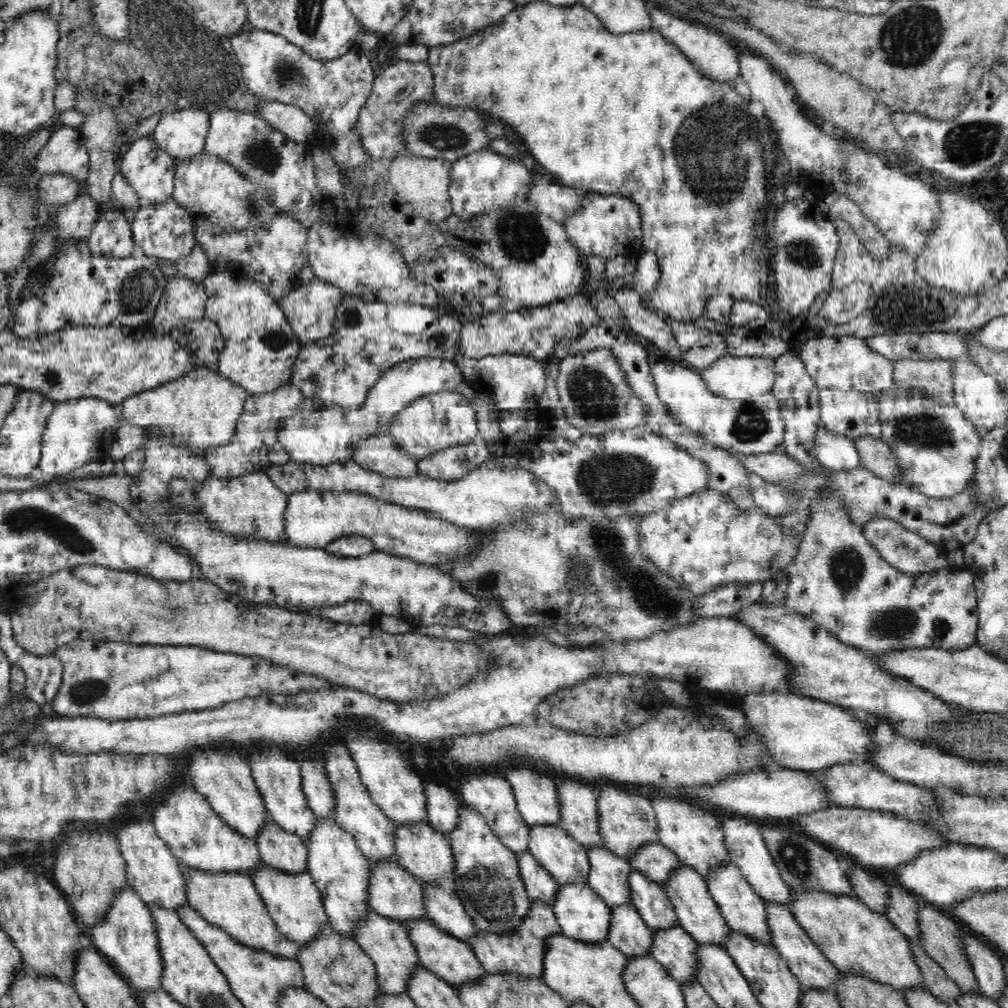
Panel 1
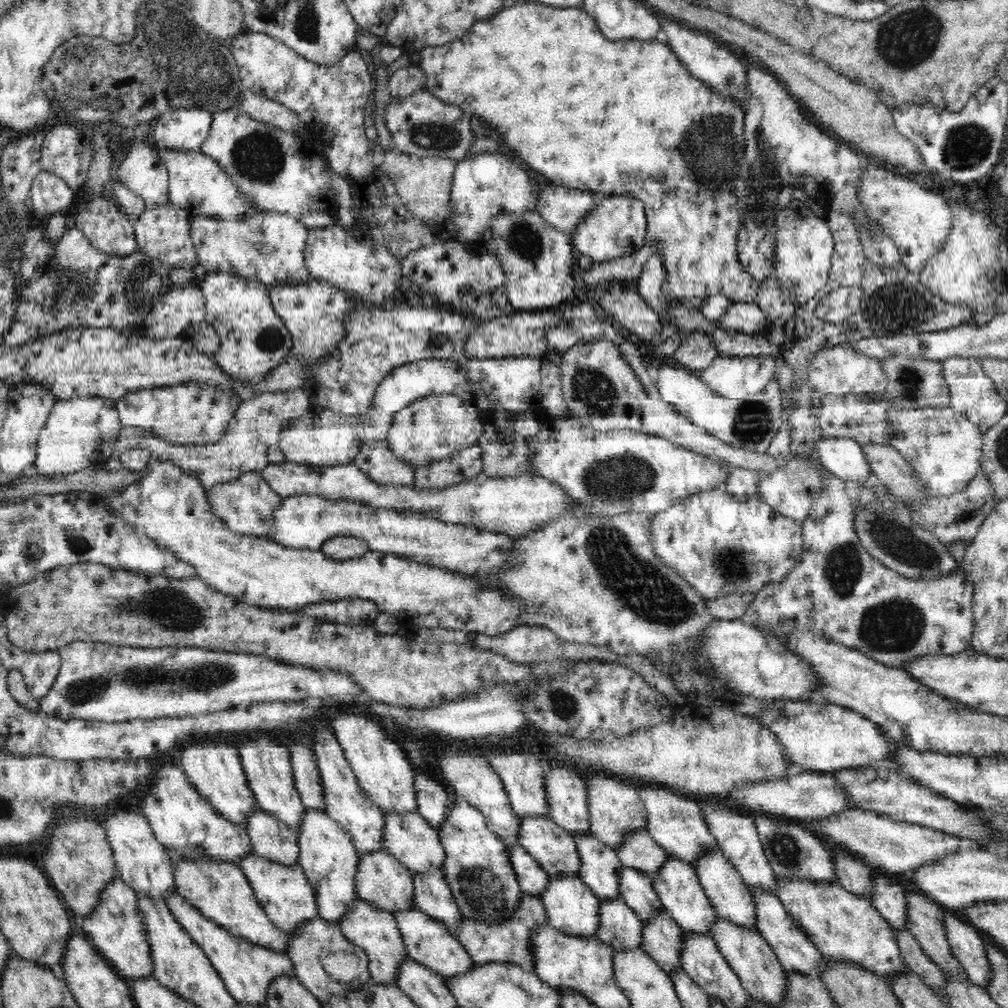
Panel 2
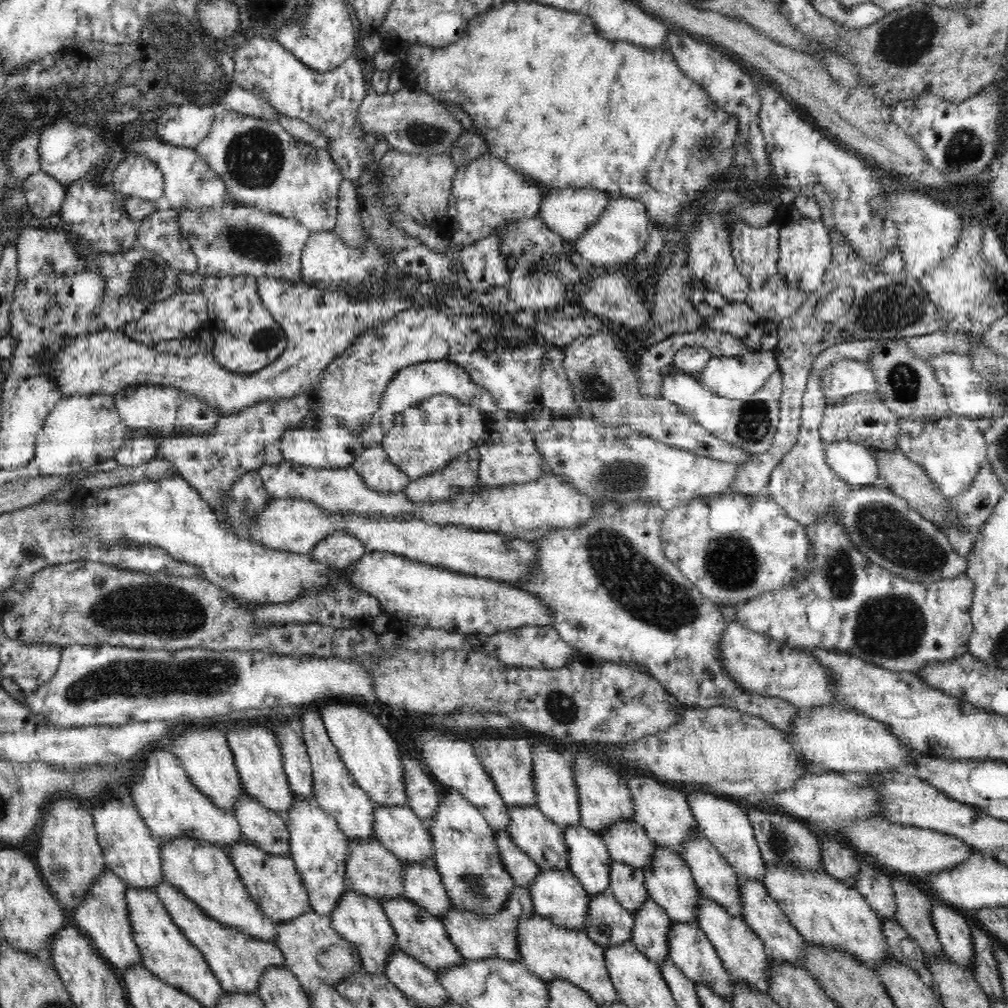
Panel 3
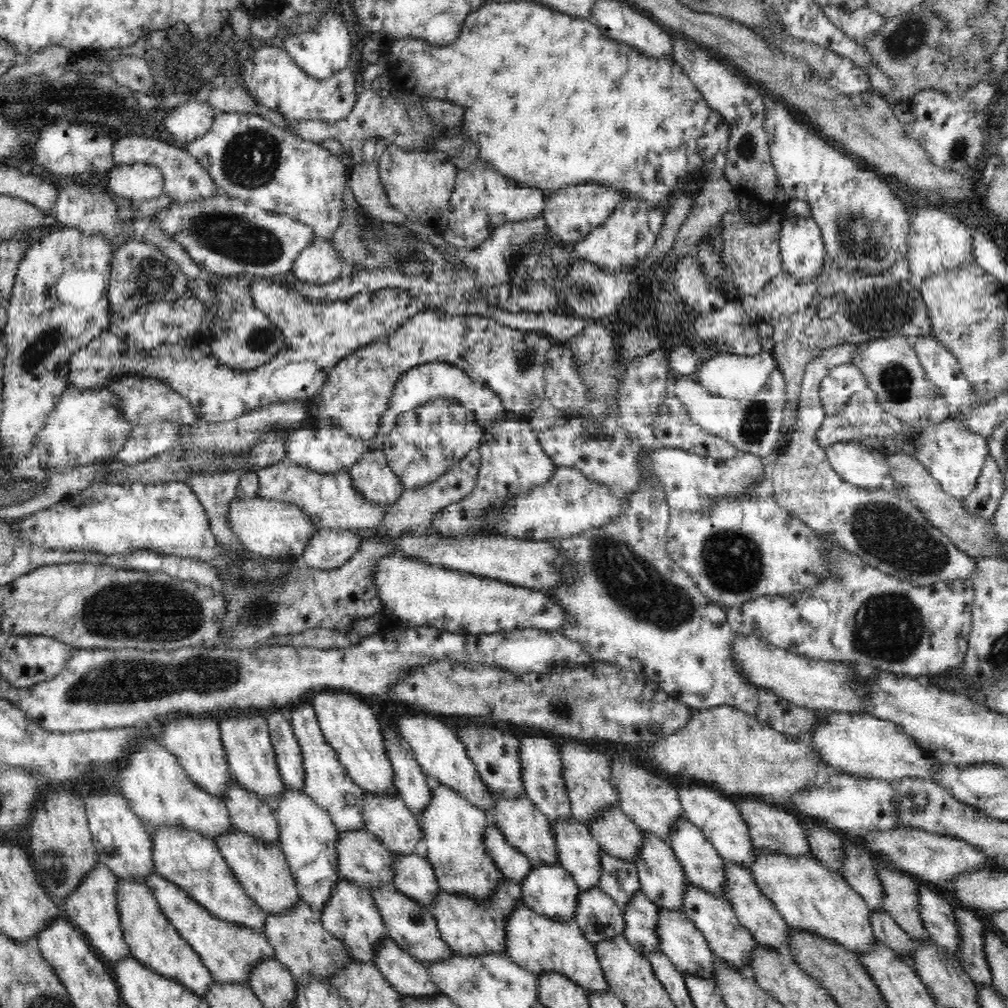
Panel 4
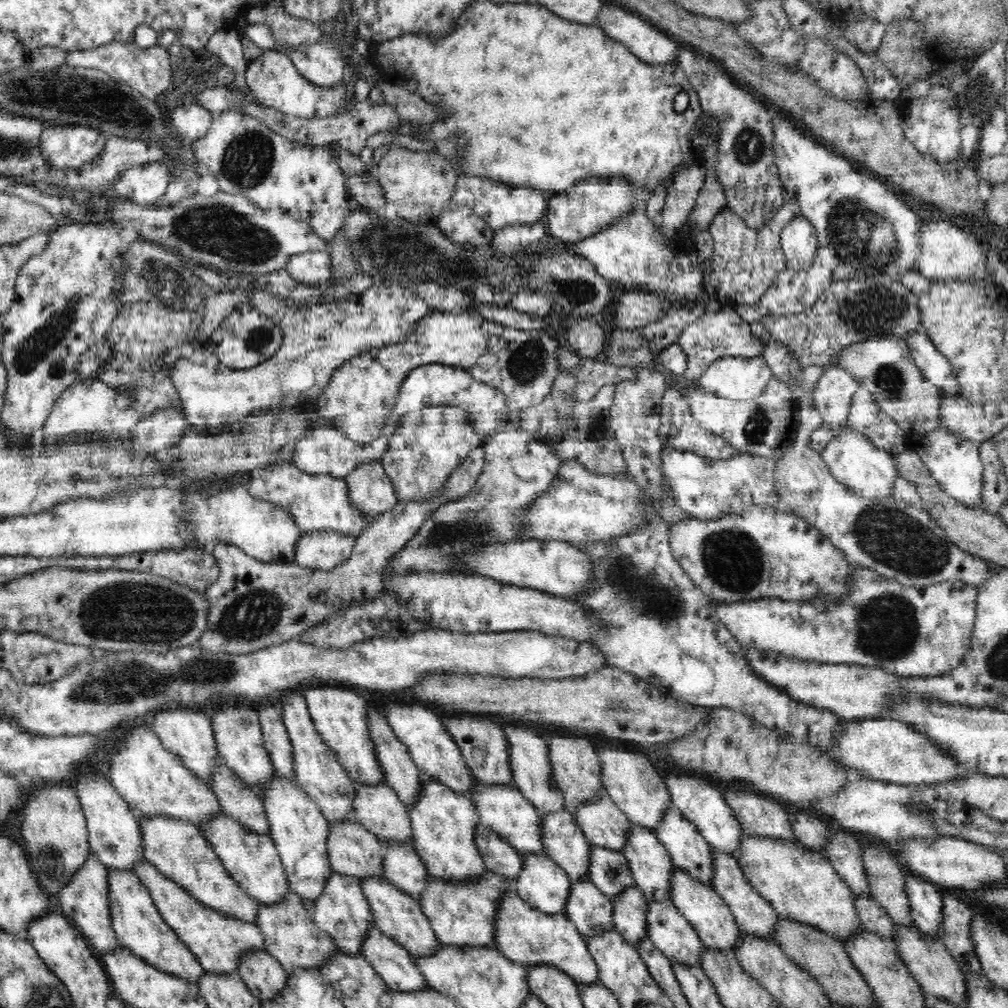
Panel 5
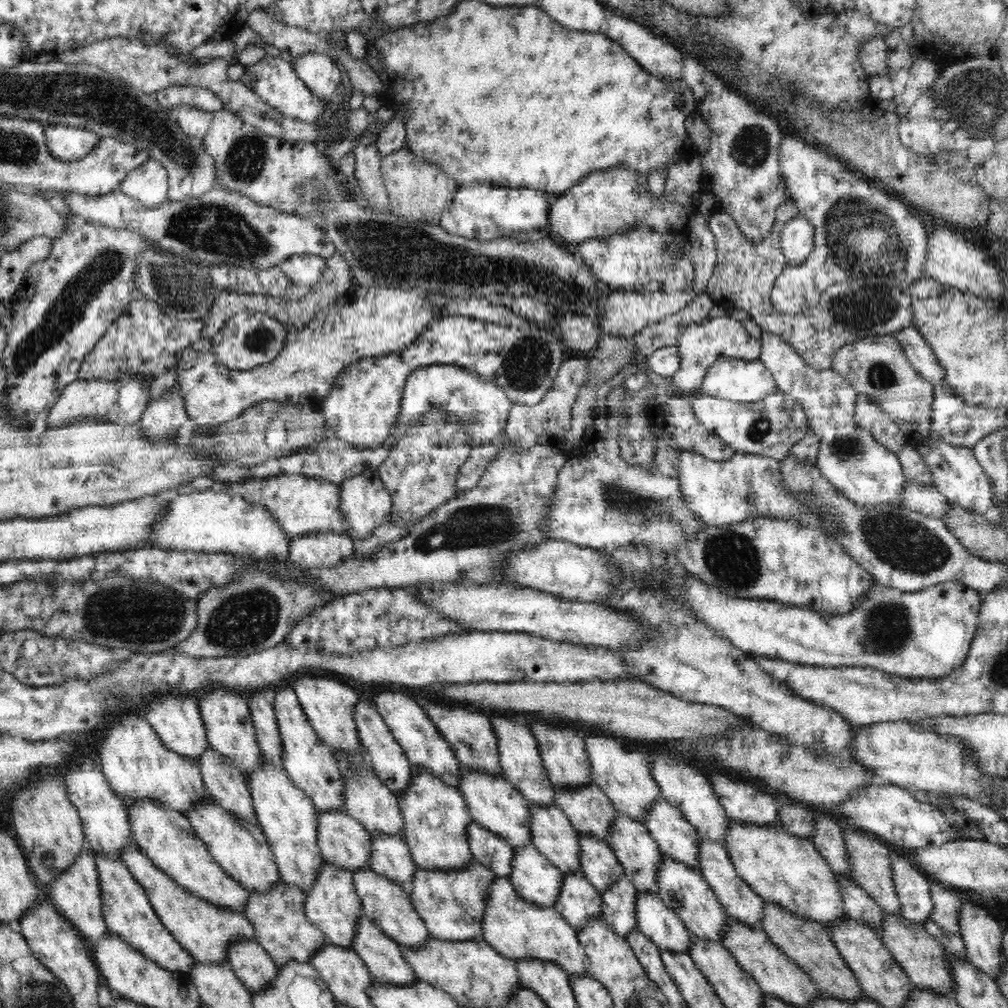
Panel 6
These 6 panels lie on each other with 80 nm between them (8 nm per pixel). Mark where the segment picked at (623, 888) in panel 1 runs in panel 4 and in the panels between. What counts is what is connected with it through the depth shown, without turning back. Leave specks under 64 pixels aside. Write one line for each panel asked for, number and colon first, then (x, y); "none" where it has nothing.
2: (600, 869)
3: (590, 862)
4: (578, 853)

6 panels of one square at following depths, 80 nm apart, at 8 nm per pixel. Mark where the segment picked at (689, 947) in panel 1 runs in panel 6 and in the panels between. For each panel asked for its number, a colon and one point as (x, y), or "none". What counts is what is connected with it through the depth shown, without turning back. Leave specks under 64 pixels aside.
2: (662, 940)
3: (651, 923)
4: (640, 916)
5: (629, 915)
6: (619, 902)

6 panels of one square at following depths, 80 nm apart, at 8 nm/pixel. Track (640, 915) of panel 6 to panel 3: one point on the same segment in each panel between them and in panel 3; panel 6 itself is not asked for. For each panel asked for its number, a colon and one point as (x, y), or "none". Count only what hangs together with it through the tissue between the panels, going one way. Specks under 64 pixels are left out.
3: (690, 949)
4: (681, 942)
5: (666, 927)

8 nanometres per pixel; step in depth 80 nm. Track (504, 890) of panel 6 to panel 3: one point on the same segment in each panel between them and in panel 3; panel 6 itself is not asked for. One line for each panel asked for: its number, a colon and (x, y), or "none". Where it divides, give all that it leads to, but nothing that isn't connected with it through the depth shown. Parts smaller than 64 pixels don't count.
3: (548, 951)
4: (537, 943)
5: (526, 936)

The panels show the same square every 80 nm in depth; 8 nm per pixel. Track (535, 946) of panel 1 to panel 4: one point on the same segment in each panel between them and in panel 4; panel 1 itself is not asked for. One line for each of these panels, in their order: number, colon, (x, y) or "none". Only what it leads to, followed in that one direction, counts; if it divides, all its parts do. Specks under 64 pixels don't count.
2: (508, 942)
3: (477, 937)
4: (470, 927)

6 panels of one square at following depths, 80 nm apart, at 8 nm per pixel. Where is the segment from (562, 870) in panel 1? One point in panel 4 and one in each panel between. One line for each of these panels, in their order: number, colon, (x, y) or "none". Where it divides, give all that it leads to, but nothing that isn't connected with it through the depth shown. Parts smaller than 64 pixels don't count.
2: (553, 848)
3: (543, 841)
4: (524, 827)

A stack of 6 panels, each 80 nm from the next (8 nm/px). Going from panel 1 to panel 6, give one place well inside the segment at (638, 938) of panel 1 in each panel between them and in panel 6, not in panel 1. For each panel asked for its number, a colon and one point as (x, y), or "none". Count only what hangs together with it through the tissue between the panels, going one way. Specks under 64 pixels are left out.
2: (619, 927)
3: (608, 923)
4: (599, 918)
5: (591, 911)
6: (579, 901)

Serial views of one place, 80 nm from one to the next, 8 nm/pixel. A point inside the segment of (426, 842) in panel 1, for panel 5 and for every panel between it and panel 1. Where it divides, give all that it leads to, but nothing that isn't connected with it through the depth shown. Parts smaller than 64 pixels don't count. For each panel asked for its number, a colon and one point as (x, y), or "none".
2: (409, 838)
3: (402, 833)
4: (387, 817)
5: (378, 809)

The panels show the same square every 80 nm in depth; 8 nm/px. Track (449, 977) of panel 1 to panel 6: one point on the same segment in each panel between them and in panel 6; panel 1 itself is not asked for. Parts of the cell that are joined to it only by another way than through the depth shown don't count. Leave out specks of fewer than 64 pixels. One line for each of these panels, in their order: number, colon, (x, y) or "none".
2: (428, 942)
3: (422, 936)
4: (413, 927)
5: (399, 916)
6: (385, 903)

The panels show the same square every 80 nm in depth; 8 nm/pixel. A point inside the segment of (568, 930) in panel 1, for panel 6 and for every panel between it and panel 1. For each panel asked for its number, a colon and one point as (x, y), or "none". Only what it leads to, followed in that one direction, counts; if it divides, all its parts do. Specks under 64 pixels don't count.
2: (571, 907)
3: (557, 895)
4: (549, 890)
5: (542, 884)
6: (535, 879)

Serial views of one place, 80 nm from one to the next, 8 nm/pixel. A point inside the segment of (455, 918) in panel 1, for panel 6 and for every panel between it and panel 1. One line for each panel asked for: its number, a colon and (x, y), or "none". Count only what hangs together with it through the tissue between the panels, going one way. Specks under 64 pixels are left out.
2: (432, 895)
3: (423, 886)
4: (414, 877)
5: (402, 867)
6: (390, 858)

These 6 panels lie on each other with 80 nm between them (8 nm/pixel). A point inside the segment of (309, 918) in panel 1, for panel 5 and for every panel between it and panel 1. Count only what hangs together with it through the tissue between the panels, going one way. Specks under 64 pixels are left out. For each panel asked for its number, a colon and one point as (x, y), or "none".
2: (283, 891)
3: (272, 881)
4: (262, 870)
5: (251, 859)

